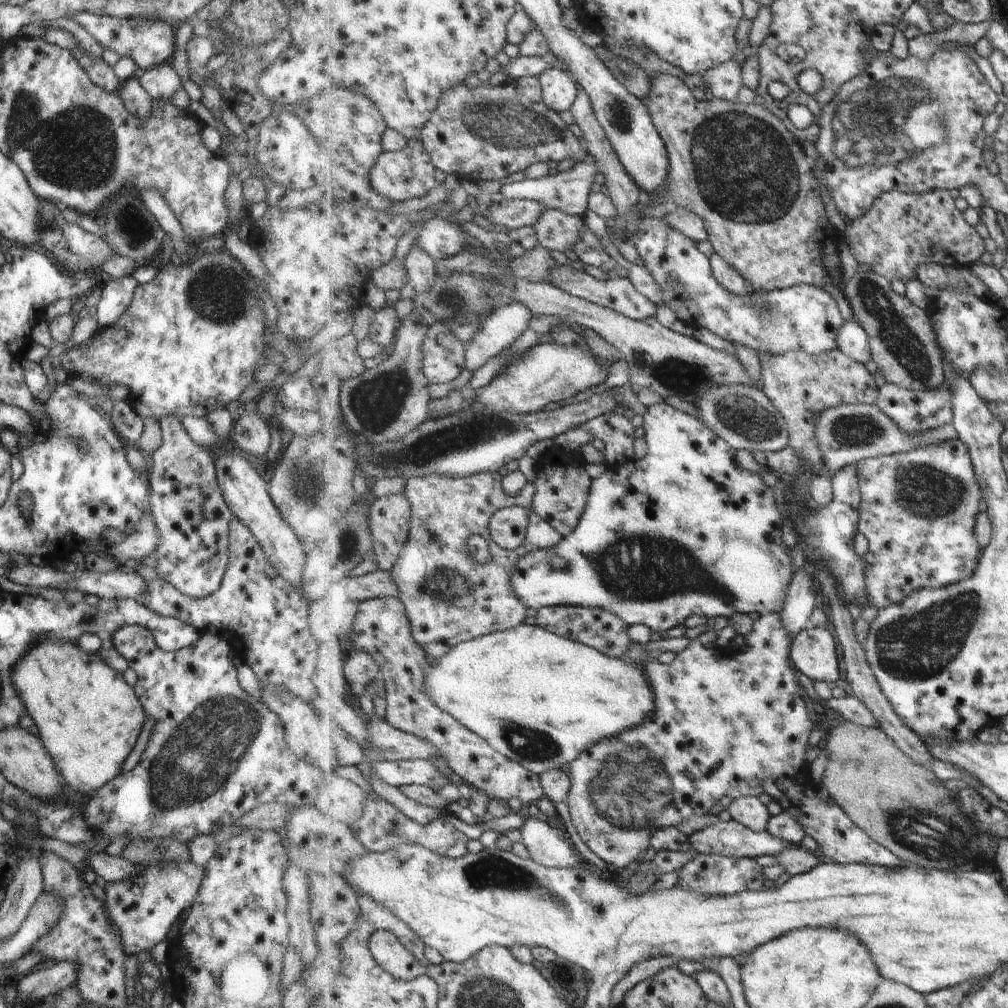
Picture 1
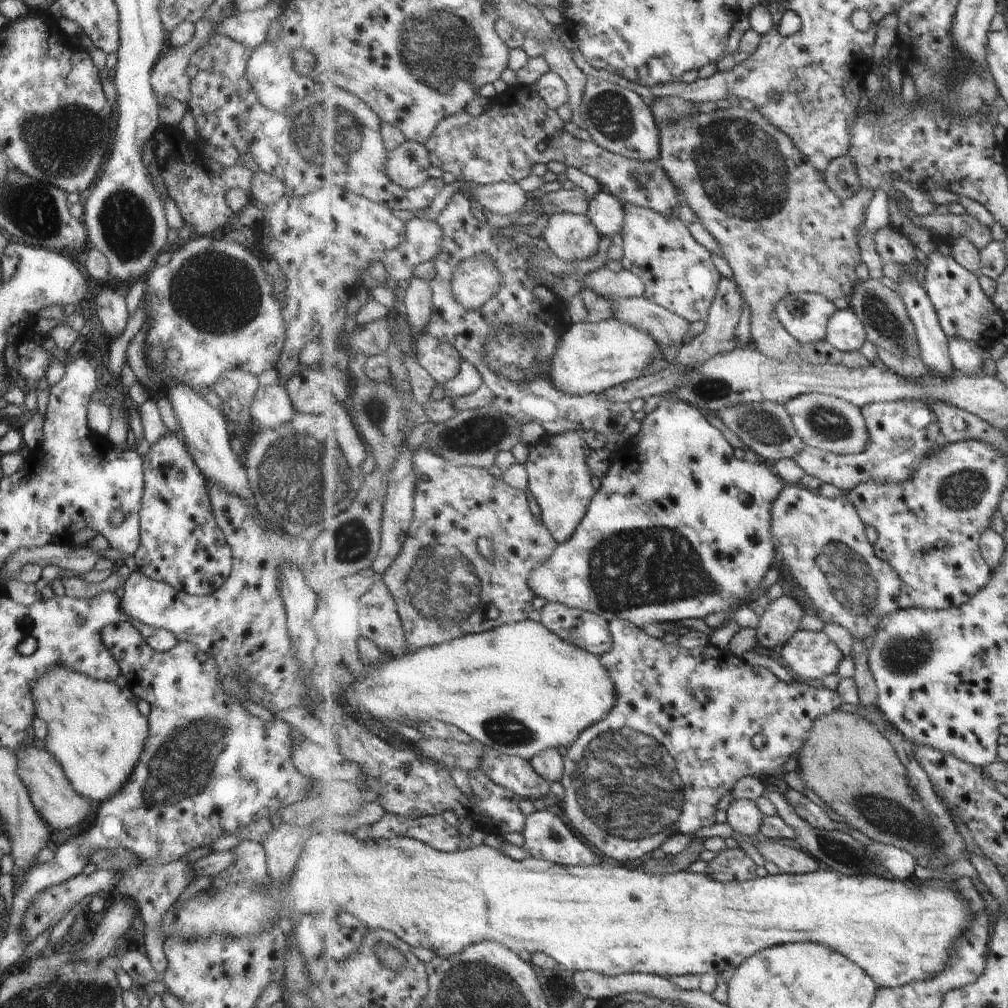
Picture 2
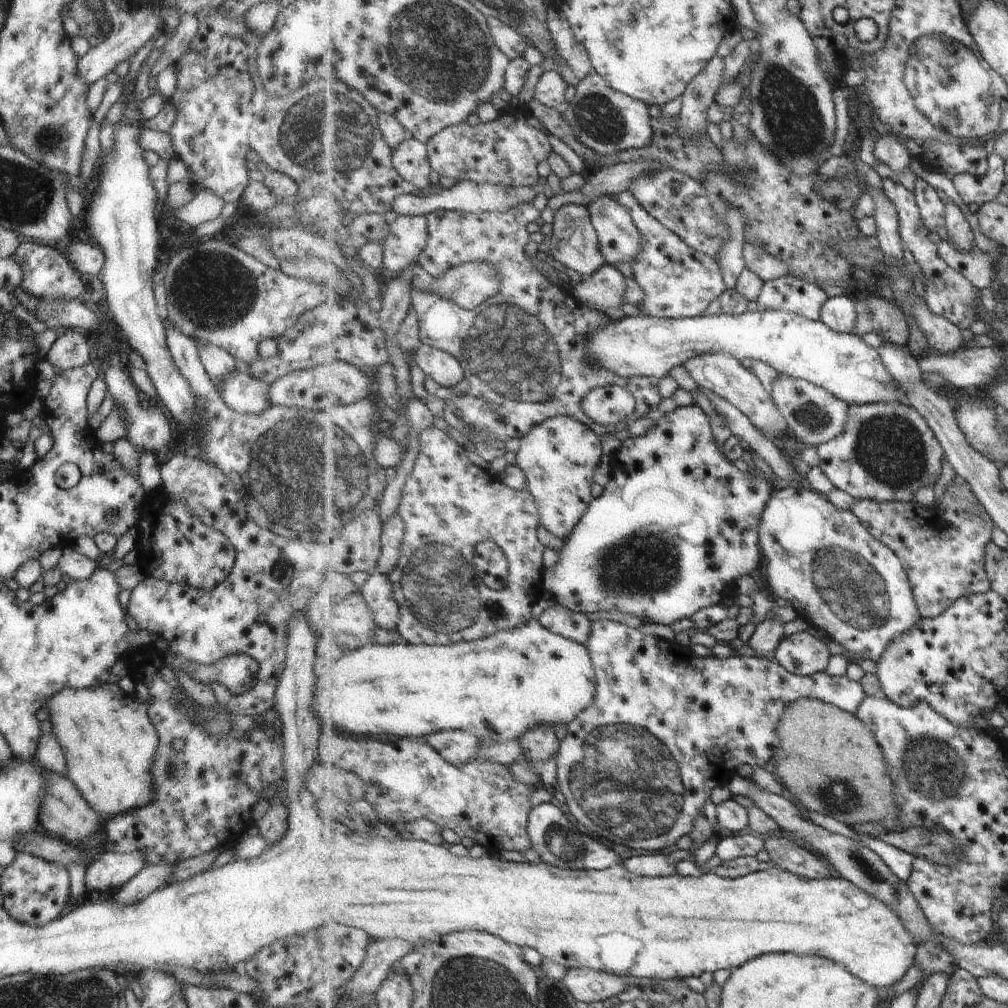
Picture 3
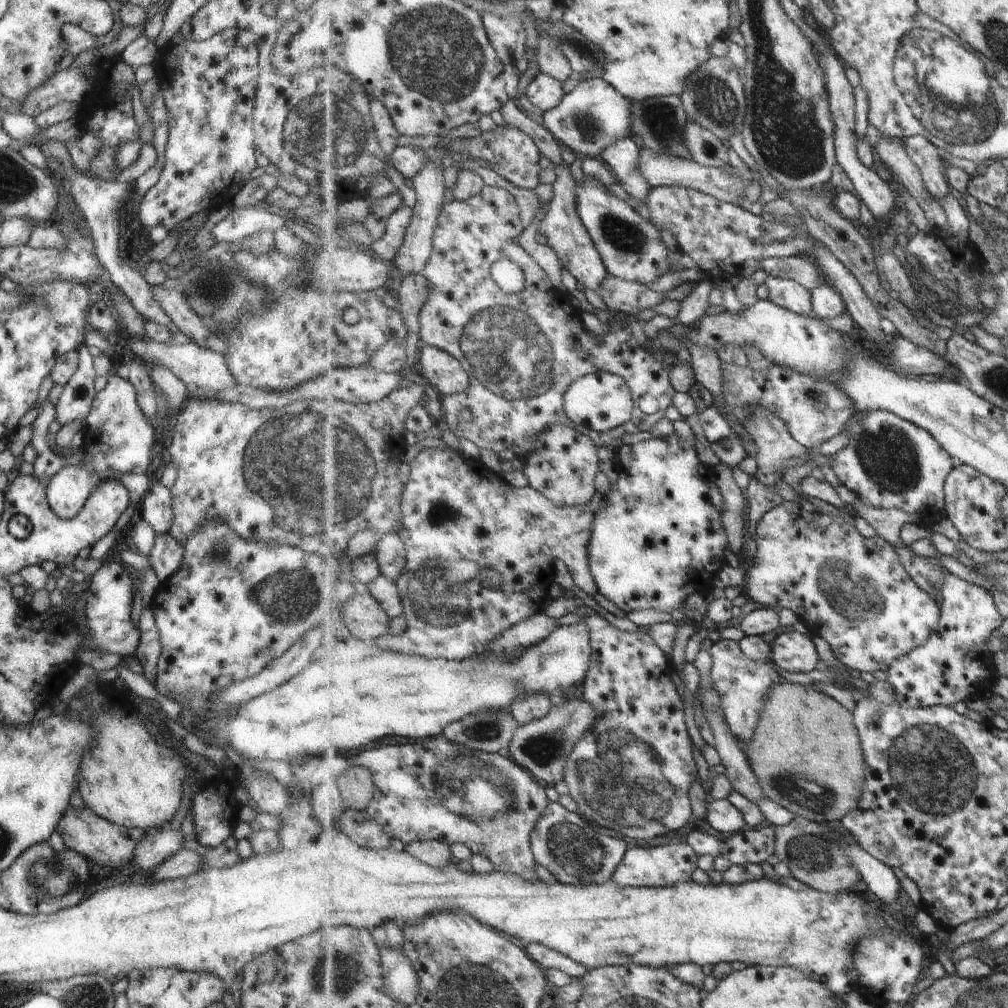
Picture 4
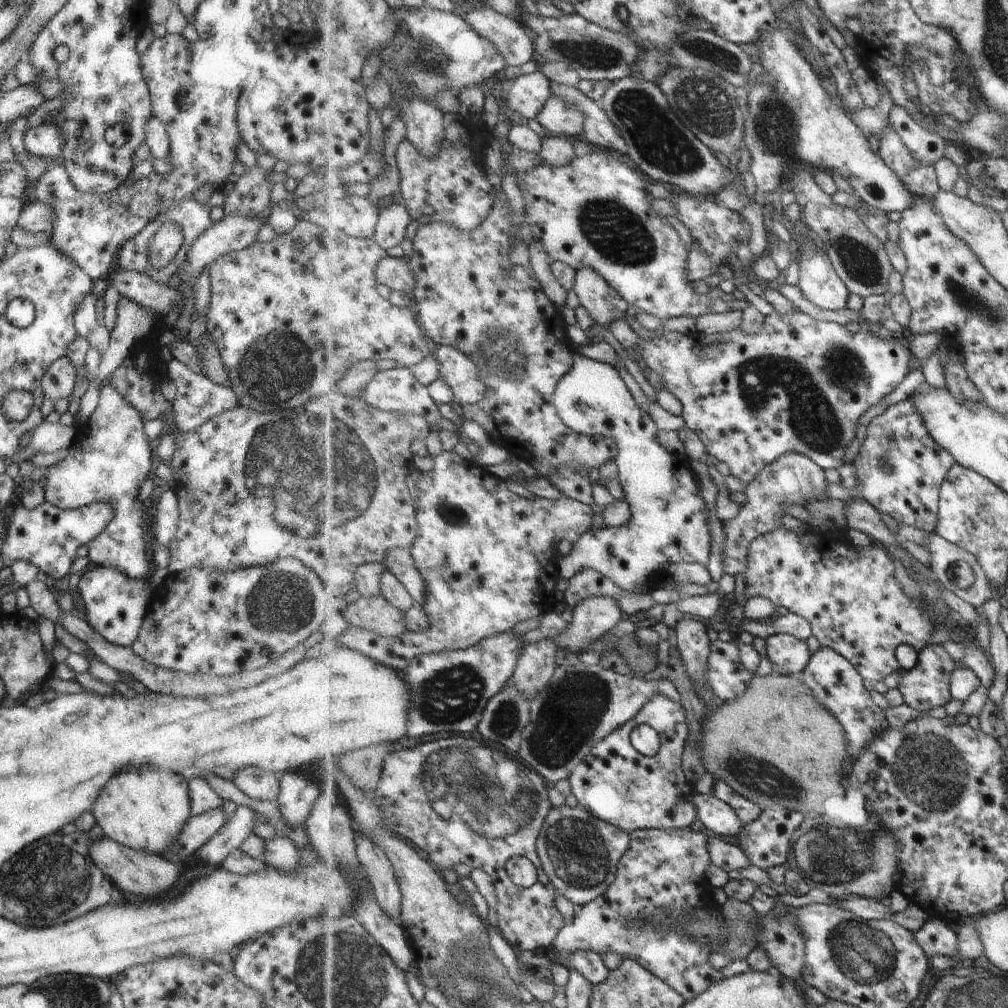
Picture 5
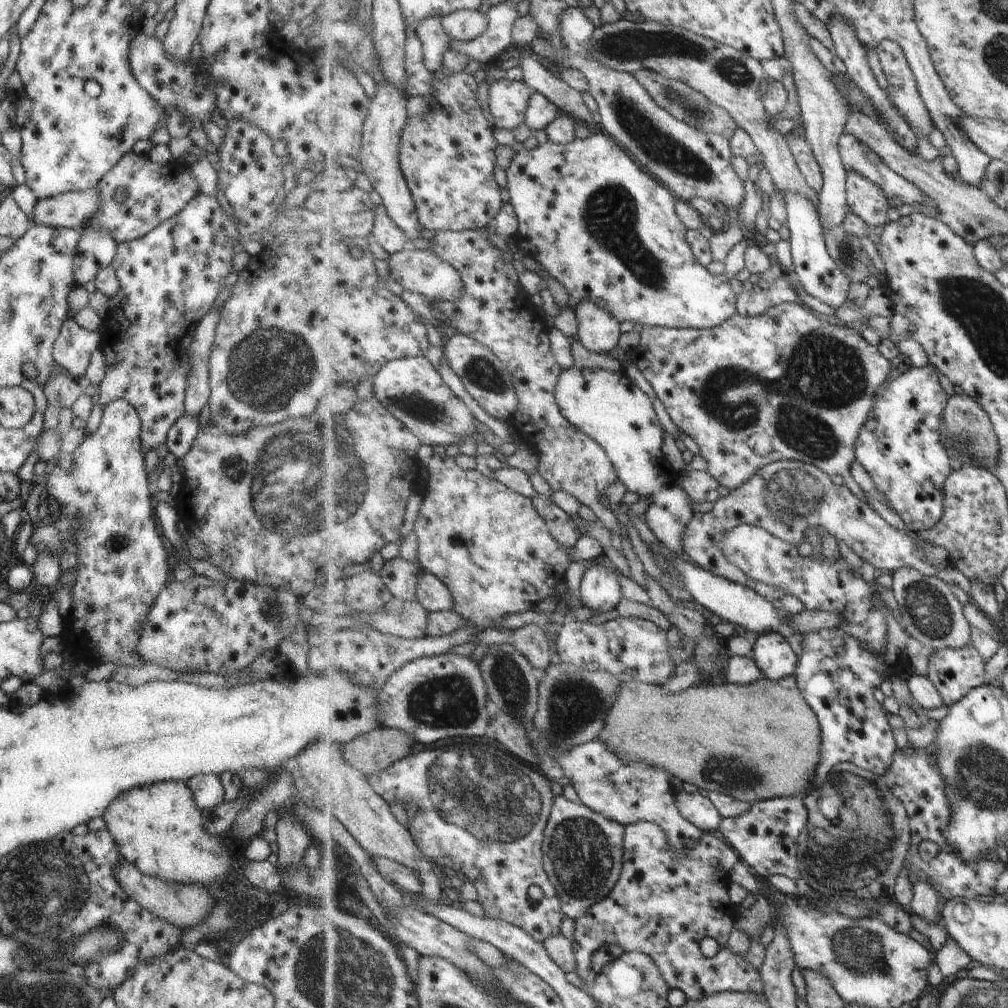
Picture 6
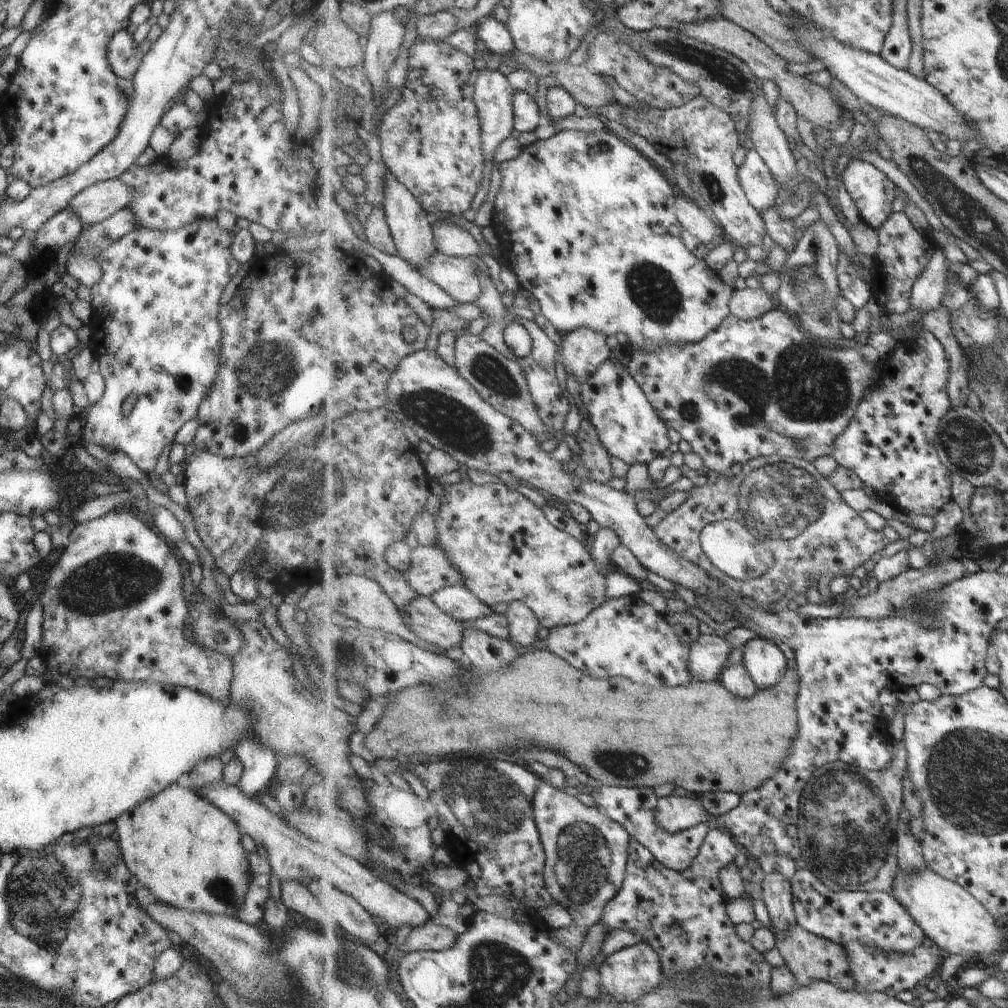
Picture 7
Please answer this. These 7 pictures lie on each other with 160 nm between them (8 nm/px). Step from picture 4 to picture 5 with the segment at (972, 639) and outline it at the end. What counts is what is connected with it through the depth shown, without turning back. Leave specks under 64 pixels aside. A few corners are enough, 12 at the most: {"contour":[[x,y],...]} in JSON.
{"contour":[[942,645],[918,652],[902,669],[905,702],[929,712],[952,699],[951,654]]}

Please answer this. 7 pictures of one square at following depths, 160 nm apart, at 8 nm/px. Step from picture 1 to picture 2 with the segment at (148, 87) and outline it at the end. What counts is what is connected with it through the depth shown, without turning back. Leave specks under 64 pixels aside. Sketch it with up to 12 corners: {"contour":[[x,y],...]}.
{"contour":[[193,21],[192,38],[171,48],[151,68],[150,82],[165,96],[185,103],[189,56],[215,34],[219,22]]}

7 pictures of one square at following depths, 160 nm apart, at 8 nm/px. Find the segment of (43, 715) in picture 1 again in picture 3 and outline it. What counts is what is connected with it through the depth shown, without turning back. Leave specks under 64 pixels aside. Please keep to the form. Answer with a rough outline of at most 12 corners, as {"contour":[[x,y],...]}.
{"contour":[[112,682],[43,706],[67,779],[102,816],[154,797],[158,738]]}

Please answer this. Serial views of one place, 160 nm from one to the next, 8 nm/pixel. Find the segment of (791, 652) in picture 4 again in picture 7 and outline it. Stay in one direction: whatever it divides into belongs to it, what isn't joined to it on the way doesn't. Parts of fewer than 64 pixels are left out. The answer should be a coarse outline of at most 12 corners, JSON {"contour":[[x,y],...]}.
{"contour":[[755,636],[741,648],[761,690],[789,669],[777,642]]}

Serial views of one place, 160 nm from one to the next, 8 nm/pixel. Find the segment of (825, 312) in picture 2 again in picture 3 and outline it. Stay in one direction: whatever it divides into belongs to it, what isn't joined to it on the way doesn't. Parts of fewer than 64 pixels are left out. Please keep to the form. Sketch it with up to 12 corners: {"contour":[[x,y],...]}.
{"contour":[[785,275],[764,282],[759,311],[821,321],[829,296],[819,285]]}

